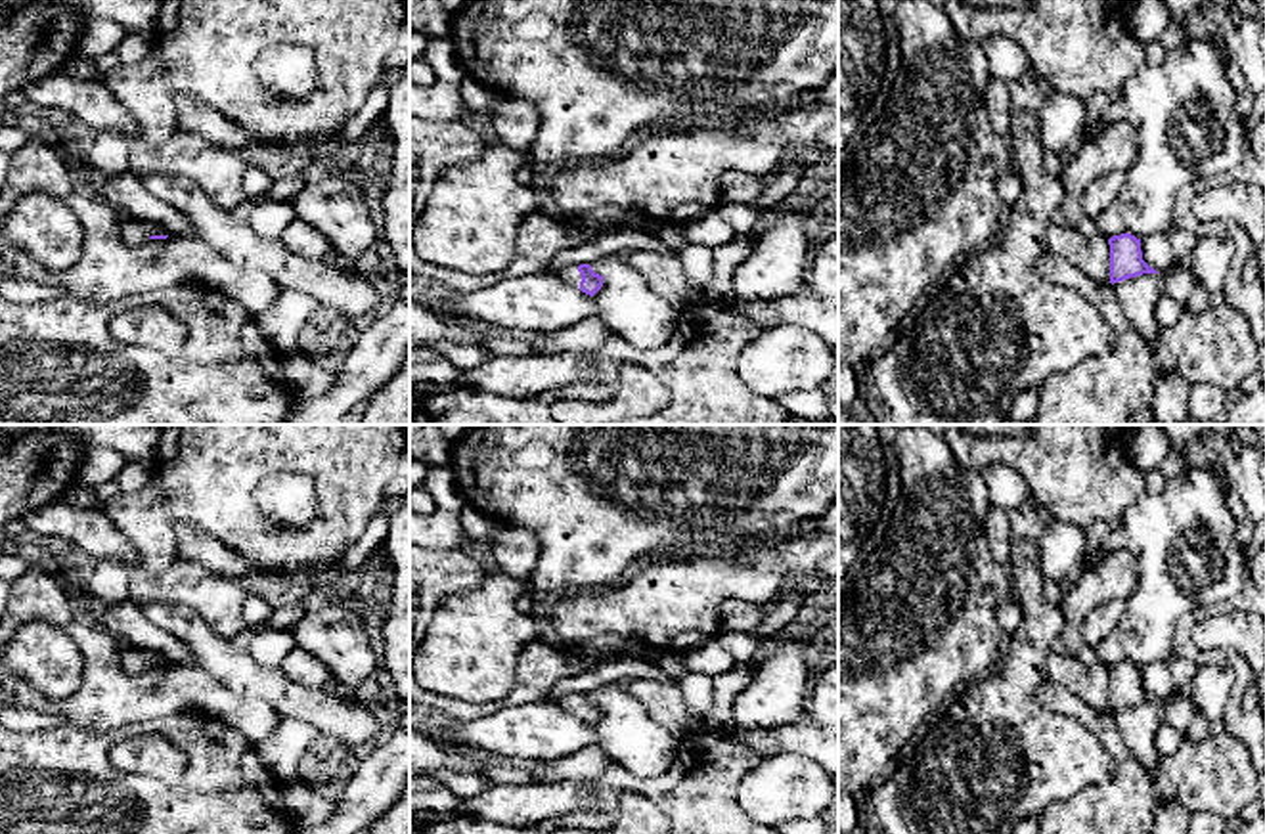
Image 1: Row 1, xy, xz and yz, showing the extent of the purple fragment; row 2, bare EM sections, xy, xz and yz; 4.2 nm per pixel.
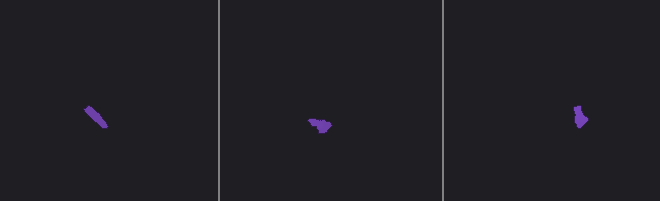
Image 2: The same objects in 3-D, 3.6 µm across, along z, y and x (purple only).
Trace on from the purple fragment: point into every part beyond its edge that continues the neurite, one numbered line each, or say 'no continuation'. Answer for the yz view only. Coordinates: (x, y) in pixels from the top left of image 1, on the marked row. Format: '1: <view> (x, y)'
no continuation

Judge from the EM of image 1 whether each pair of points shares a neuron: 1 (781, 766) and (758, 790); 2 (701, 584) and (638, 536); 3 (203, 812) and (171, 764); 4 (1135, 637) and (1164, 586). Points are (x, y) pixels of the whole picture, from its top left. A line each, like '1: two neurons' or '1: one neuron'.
1: one neuron
2: two neurons
3: two neurons
4: one neuron

